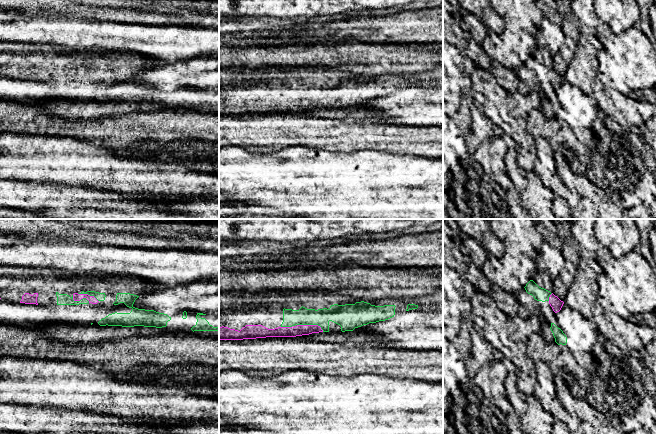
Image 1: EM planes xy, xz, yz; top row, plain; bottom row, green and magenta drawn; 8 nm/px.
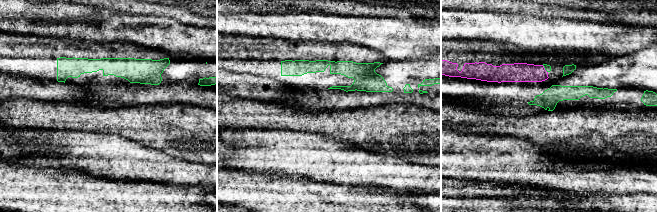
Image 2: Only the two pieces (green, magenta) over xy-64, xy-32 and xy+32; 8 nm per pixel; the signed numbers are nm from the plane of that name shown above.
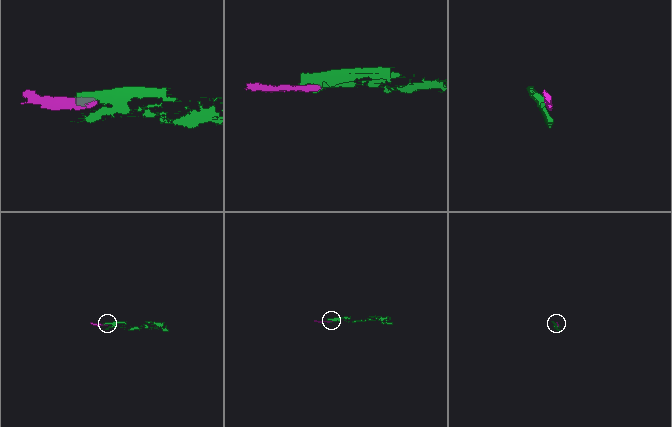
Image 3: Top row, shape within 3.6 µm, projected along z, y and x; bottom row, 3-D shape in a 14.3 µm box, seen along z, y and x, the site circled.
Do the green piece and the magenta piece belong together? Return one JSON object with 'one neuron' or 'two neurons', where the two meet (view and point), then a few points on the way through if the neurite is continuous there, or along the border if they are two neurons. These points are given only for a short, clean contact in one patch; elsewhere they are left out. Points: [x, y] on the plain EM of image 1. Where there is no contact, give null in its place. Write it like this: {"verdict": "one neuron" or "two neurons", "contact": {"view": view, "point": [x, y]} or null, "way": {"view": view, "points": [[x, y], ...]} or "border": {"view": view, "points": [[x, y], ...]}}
{"verdict": "one neuron", "contact": {"view": "xz", "point": [310, 100]}, "way": {"view": "xz", "points": [[339, 90], [324, 91], [310, 100], [299, 106]]}}

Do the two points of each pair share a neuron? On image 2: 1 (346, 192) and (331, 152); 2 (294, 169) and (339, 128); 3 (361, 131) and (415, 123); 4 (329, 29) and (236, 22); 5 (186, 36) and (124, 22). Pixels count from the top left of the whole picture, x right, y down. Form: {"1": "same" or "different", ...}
{"1": "different", "2": "different", "3": "same", "4": "same", "5": "same"}

